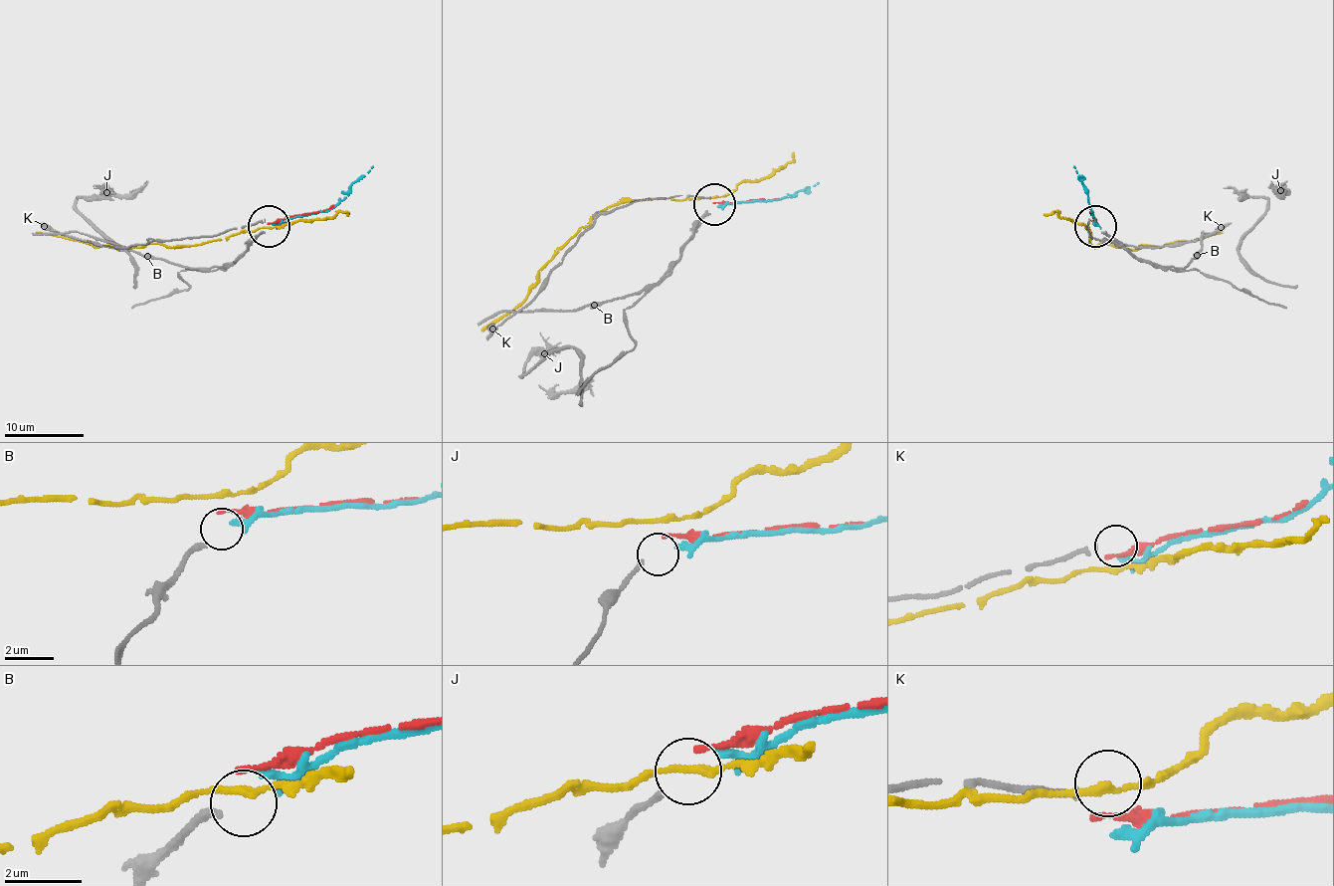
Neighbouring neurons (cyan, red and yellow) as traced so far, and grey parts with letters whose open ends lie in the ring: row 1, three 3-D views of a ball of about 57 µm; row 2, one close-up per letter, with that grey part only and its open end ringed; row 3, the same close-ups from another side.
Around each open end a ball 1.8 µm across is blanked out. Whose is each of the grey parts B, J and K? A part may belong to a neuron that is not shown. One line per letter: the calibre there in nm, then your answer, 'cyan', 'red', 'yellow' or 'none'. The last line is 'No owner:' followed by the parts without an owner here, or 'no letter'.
B: 240 nm thick; cyan
J: 150 nm thick; red
K: 130 nm thick; none
No owner: K

